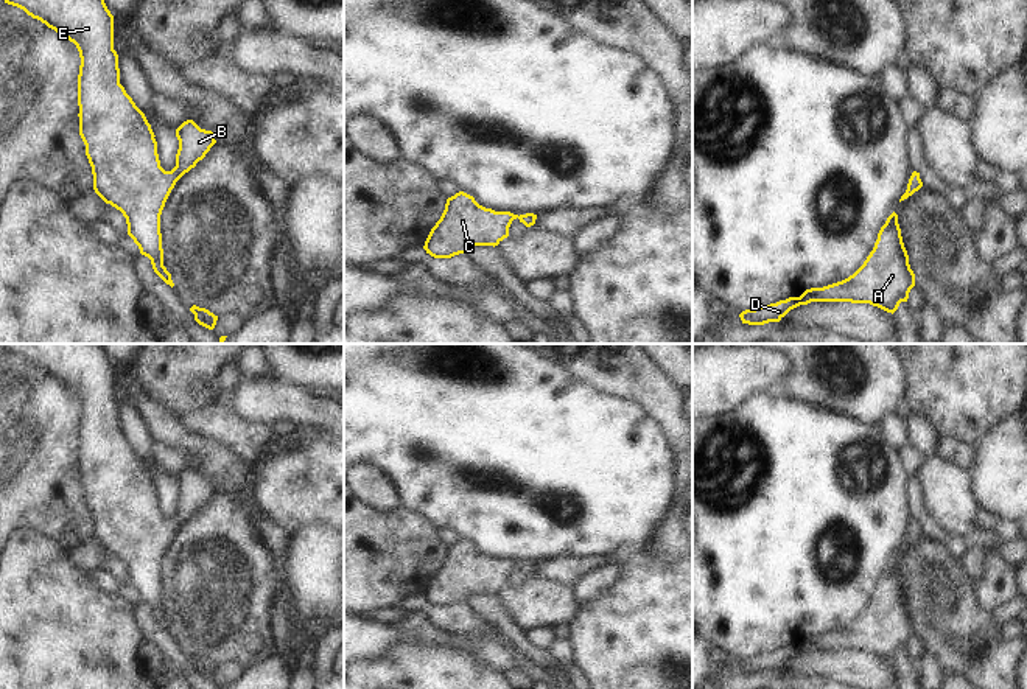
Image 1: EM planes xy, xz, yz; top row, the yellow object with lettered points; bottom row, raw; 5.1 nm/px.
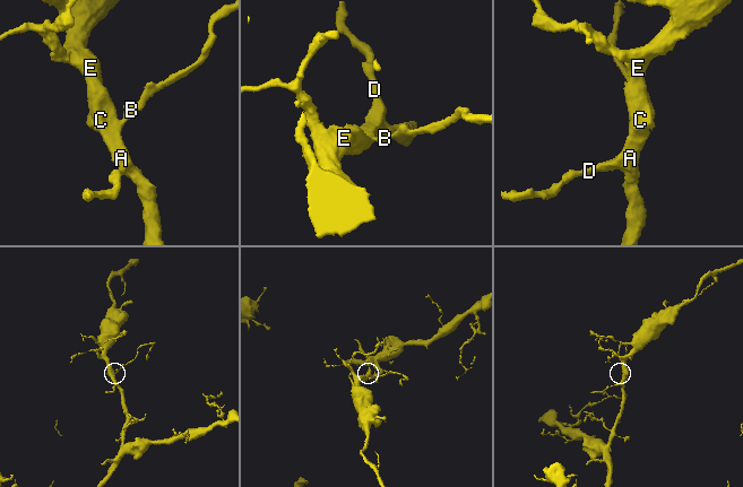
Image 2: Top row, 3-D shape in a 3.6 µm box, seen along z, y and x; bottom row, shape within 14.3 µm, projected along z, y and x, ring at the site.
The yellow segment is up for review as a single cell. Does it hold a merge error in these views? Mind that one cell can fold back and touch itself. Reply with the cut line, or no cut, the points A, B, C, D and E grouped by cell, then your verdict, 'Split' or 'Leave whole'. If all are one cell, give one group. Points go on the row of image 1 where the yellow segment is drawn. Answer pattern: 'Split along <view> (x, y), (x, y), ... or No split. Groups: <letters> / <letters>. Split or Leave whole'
No split. Groups: A B C D E. Leave whole.

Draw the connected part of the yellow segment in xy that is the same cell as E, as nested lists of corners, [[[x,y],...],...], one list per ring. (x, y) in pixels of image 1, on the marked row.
[[[5,0],[5,3],[23,9],[28,16],[40,20],[76,45],[81,58],[78,75],[79,135],[86,145],[86,156],[92,166],[93,190],[106,204],[110,204],[123,213],[128,224],[128,235],[138,246],[140,254],[151,260],[154,272],[173,288],[171,274],[163,266],[160,215],[176,182],[195,168],[216,143],[215,134],[201,129],[193,120],[184,121],[176,129],[179,140],[176,166],[171,171],[165,171],[160,166],[157,142],[151,124],[120,84],[118,54],[114,50],[114,16],[104,0]]]

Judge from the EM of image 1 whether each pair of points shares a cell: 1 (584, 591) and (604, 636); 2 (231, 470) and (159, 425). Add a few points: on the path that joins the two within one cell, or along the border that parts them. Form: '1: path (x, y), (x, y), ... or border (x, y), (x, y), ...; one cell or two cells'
1: border (616, 577), (610, 587), (579, 605); two cells
2: path (213, 461), (201, 448), (176, 436); one cell

